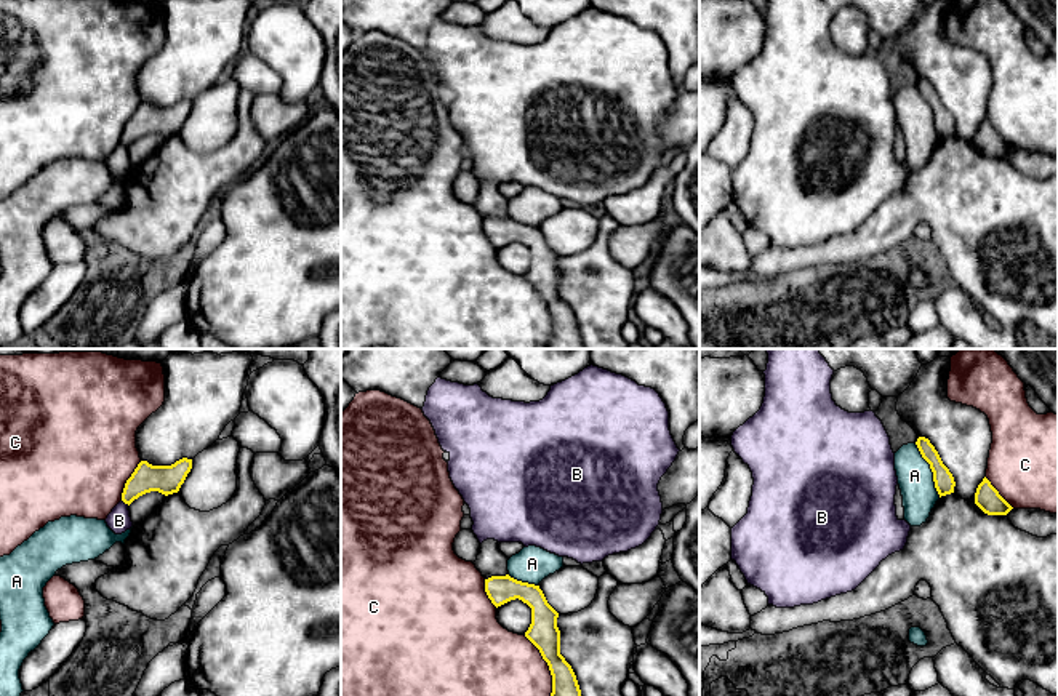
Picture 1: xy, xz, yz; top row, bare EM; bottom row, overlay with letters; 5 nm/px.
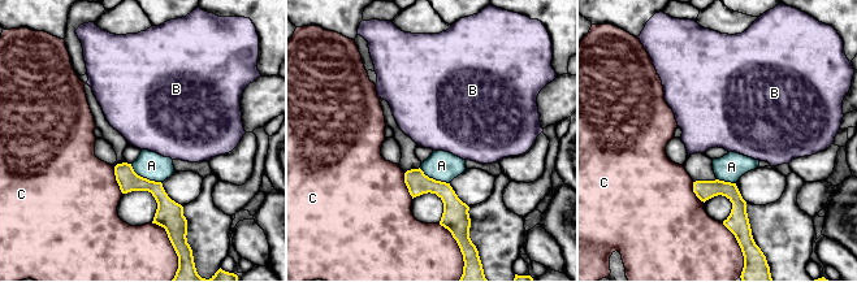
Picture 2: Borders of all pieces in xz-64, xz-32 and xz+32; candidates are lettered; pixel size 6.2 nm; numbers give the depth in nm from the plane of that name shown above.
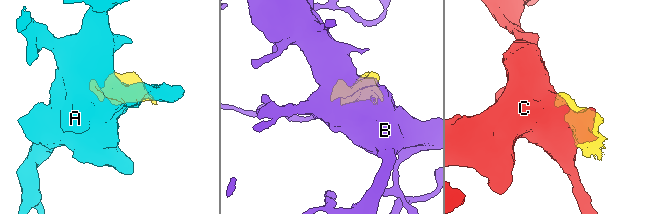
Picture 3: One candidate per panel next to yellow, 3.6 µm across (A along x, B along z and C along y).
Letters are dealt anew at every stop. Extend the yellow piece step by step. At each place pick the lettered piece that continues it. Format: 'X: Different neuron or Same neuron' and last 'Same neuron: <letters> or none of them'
A: Different neuron
B: Different neuron
C: Different neuron
Same neuron: none of them

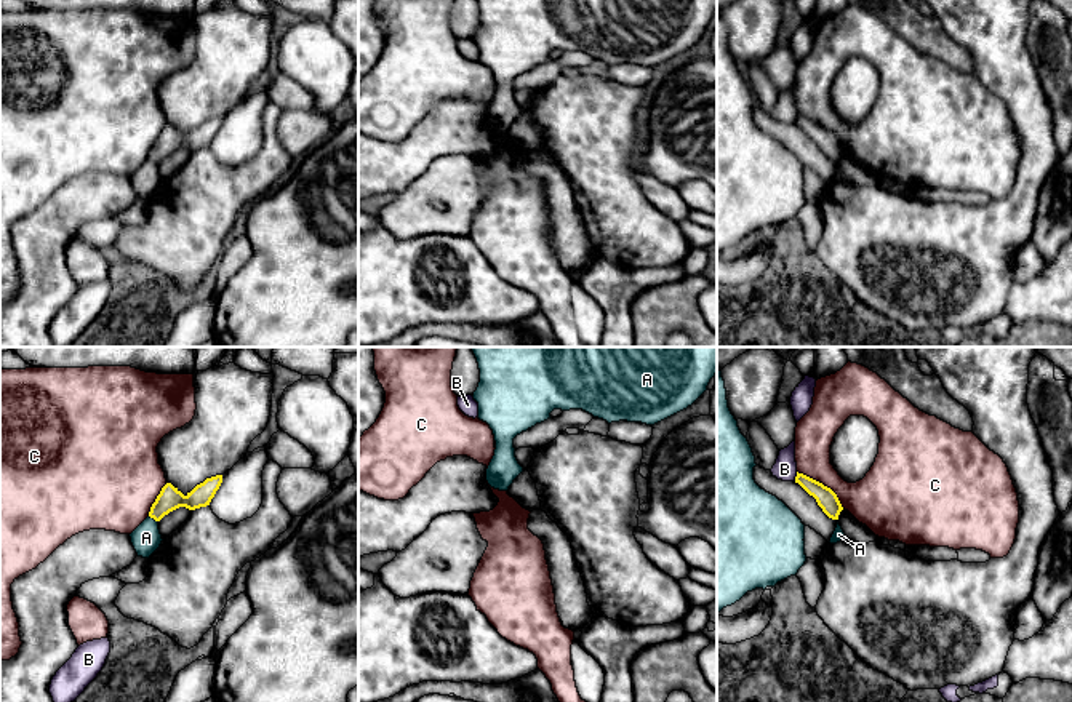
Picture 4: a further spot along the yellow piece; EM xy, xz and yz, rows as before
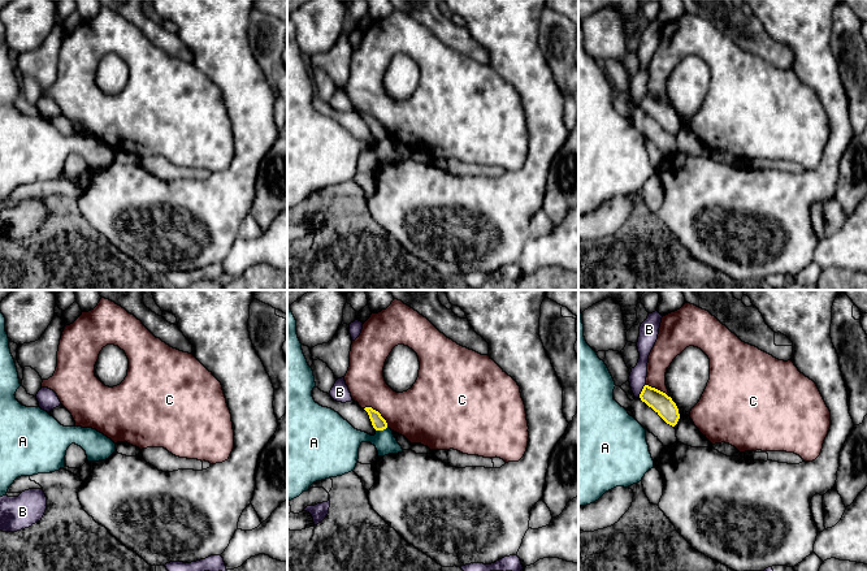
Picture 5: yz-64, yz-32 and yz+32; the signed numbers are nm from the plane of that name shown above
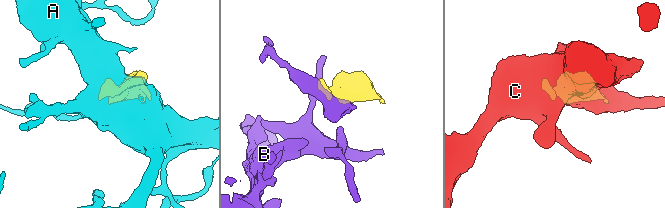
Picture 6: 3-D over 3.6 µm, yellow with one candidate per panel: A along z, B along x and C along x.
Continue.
A: Different neuron
B: Different neuron
C: Different neuron
Same neuron: none of them

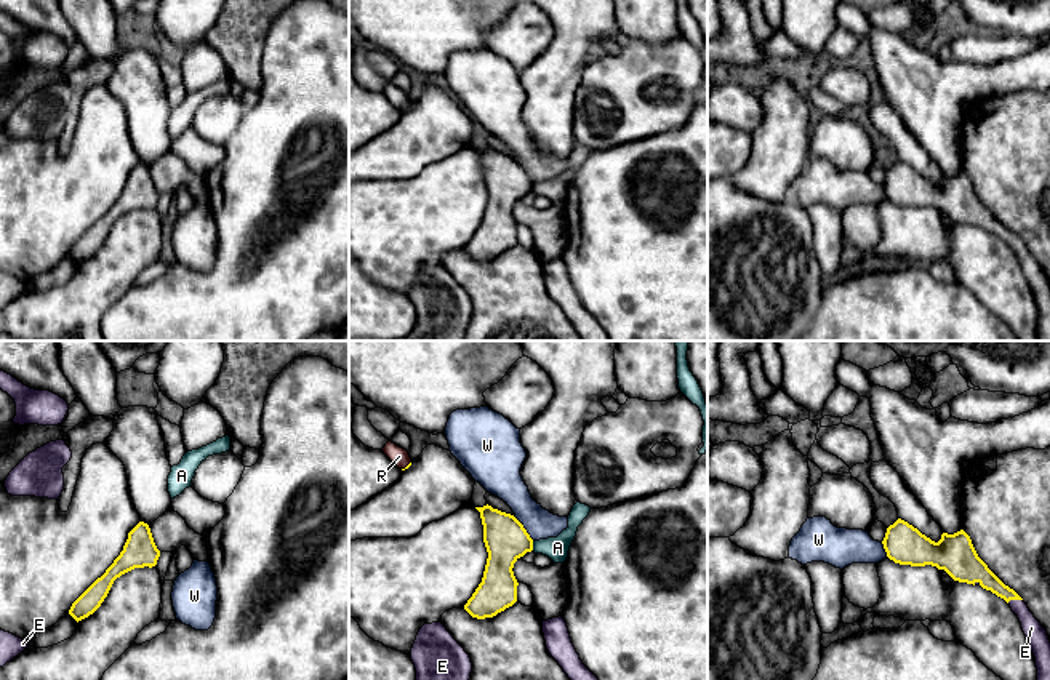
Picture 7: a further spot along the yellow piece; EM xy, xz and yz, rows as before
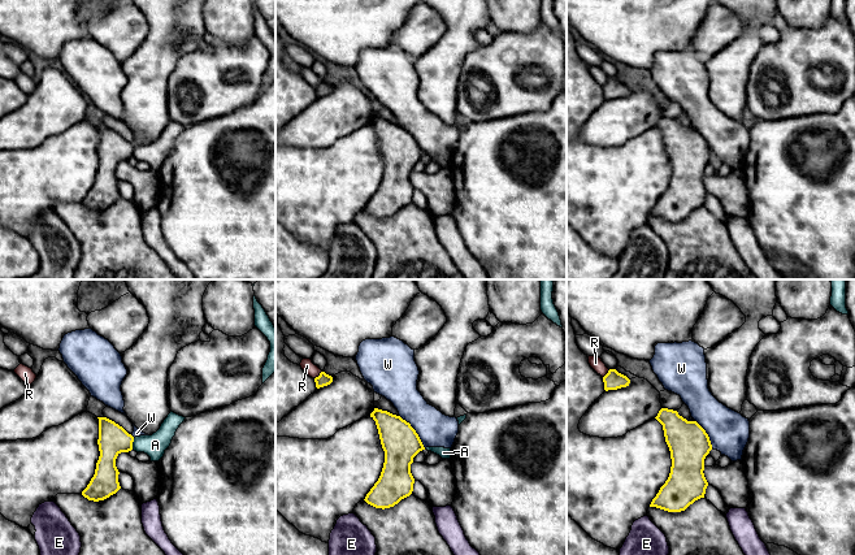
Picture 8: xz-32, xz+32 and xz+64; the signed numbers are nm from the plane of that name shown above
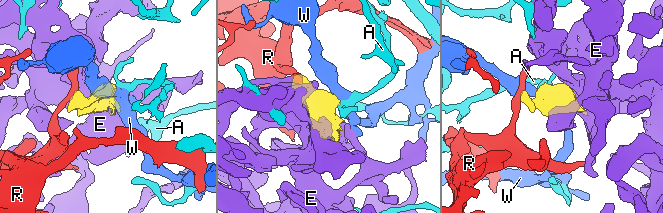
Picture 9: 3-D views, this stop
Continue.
A: Different neuron
E: Same neuron
R: Different neuron
W: Different neuron
Same neuron: E

